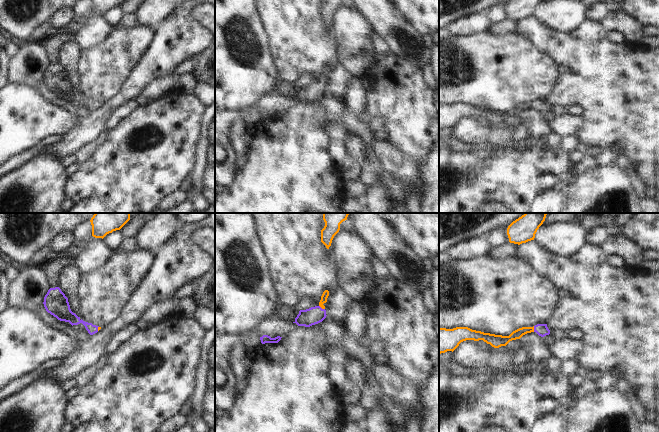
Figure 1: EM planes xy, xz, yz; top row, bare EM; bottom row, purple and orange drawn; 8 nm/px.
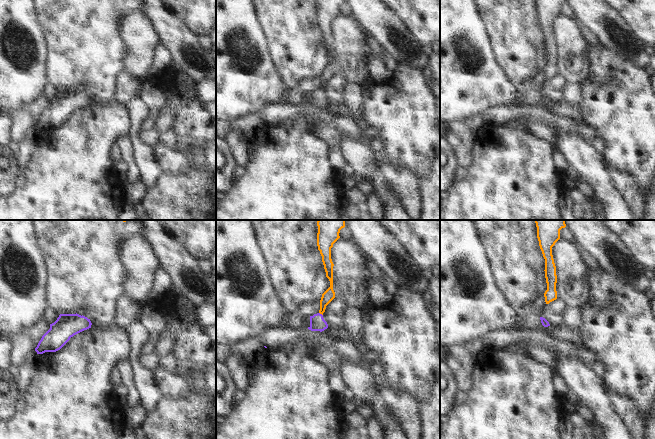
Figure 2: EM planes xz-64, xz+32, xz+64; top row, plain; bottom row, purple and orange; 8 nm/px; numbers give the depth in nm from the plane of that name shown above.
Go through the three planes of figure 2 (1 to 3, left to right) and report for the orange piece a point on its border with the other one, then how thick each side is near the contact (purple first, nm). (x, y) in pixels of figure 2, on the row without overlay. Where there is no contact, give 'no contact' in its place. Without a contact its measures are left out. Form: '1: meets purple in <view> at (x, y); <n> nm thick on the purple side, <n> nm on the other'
1: no contact
2: meets purple in xz+32 at (321, 90); 130 nm thick on the purple side, 90 nm on the other
3: no contact

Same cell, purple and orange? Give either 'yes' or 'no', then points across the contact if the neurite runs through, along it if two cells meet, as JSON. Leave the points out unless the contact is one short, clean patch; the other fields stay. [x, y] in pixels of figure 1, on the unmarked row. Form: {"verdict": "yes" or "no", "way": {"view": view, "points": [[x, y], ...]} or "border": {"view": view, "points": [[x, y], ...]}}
{"verdict": "yes", "way": {"view": "xz", "points": [[314, 91], [321, 84], [321, 78], [325, 70]]}}

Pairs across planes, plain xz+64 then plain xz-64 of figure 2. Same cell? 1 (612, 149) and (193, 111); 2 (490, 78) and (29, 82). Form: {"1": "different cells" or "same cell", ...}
{"1": "same cell", "2": "same cell"}

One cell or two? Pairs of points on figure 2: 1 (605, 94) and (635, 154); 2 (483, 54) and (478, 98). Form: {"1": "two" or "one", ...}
{"1": "one", "2": "one"}

